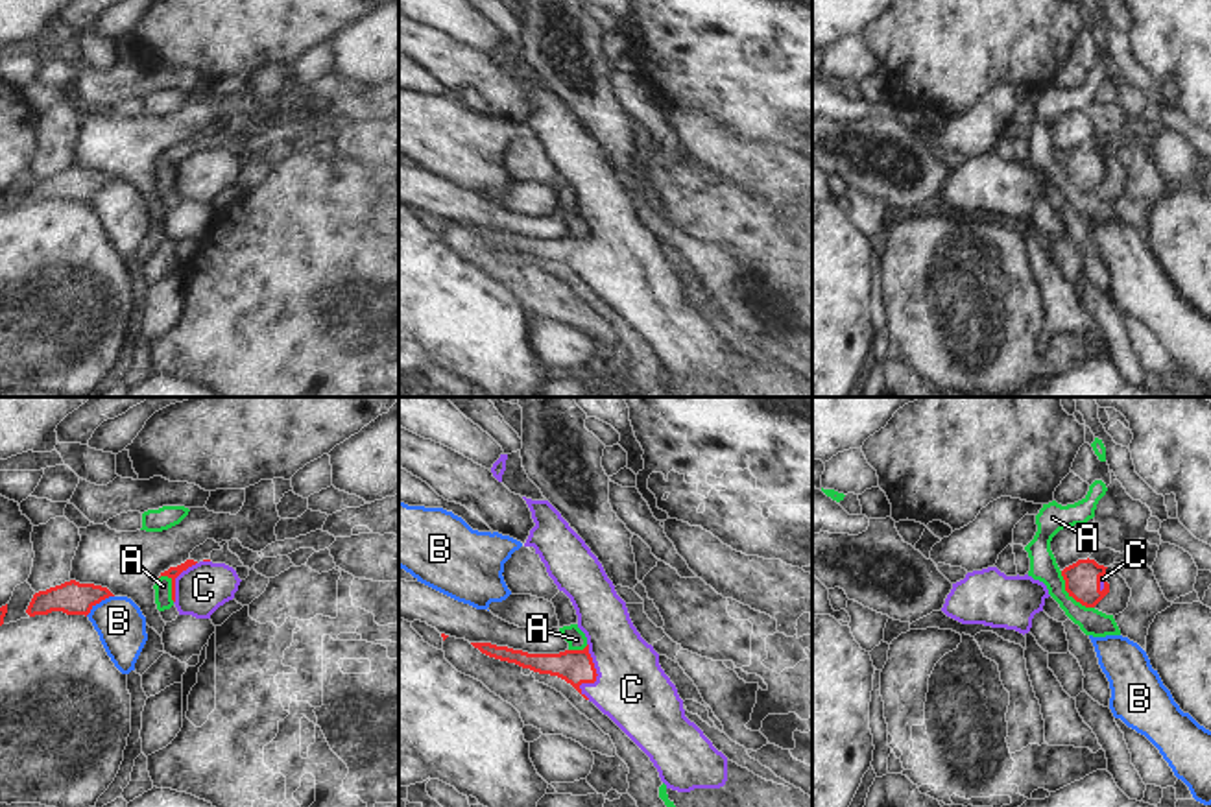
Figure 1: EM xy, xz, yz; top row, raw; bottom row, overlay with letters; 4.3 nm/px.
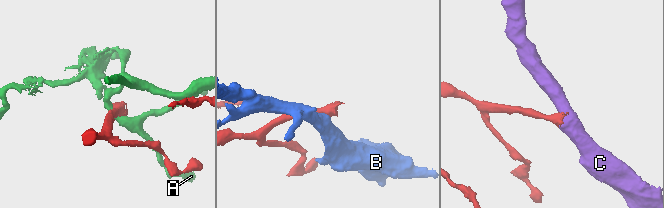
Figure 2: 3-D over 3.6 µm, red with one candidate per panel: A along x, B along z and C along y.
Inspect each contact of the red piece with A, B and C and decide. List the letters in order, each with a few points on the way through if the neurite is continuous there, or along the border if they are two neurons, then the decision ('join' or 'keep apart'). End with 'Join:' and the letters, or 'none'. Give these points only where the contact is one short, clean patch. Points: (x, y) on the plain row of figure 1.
A: border along yz (1060, 157), (1066, 176), (1077, 187), (1093, 194); keep apart
B: border along xy (113, 181), (100, 187), (85, 202); keep apart
C: runs through xz (576, 253), (597, 261), (617, 261), (632, 276); join
Join: C

